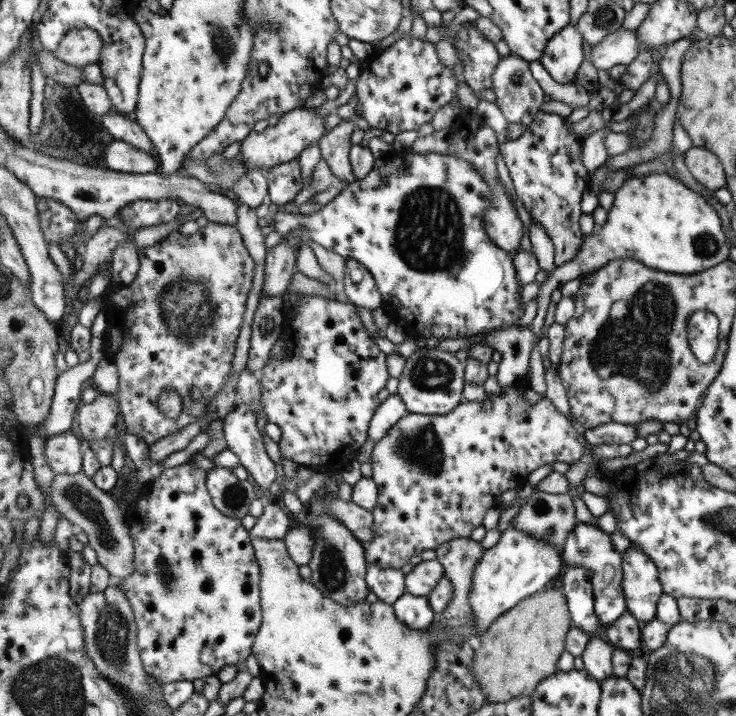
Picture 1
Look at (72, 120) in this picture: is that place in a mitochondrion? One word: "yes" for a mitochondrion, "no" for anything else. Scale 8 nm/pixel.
yes

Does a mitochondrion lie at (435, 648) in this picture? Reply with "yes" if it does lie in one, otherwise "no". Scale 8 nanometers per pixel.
no

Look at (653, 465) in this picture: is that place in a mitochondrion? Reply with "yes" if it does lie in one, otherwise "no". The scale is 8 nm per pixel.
no

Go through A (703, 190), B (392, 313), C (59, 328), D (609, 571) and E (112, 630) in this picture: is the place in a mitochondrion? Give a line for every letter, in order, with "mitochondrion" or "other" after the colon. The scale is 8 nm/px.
A: other
B: other
C: other
D: mitochondrion
E: mitochondrion

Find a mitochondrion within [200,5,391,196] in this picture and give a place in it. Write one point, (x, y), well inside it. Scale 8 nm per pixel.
(225, 36)

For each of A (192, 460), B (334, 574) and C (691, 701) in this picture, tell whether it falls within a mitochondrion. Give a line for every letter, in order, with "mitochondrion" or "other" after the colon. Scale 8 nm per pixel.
A: other
B: mitochondrion
C: mitochondrion

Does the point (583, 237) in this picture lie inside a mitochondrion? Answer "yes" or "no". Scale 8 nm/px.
no

